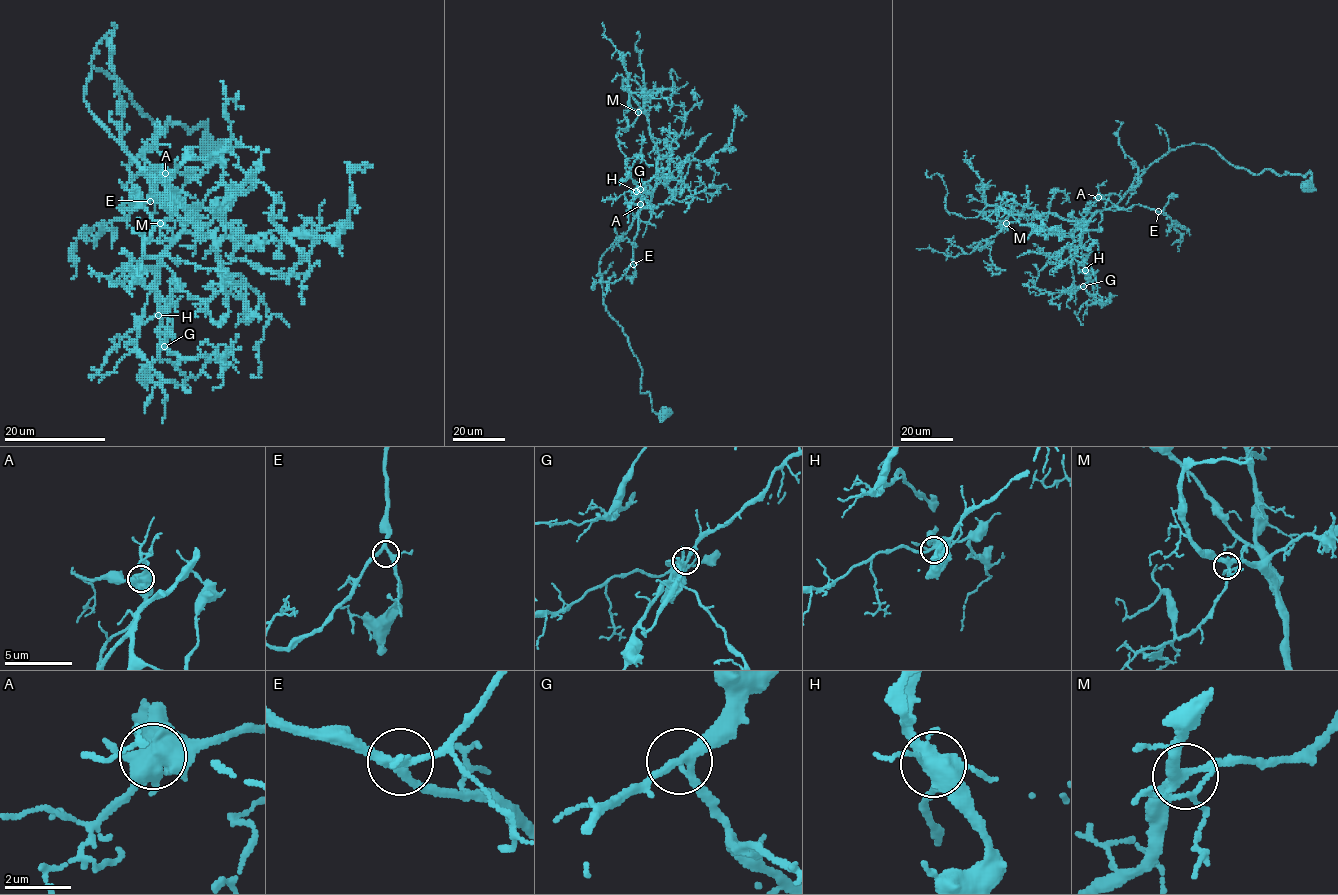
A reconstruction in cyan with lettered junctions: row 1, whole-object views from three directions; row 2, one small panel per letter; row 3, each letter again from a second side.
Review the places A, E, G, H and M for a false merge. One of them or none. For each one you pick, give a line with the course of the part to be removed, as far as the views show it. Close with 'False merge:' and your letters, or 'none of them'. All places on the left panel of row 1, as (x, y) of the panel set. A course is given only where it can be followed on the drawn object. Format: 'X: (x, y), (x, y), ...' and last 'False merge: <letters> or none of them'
False merge: none of them

